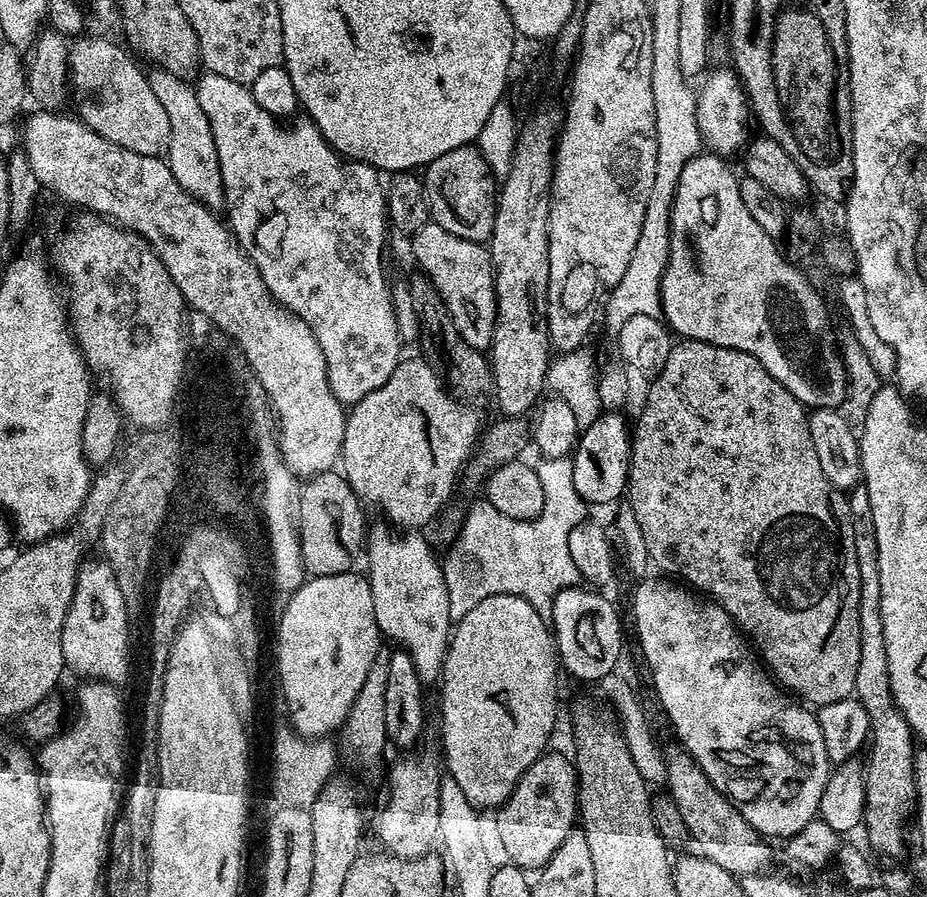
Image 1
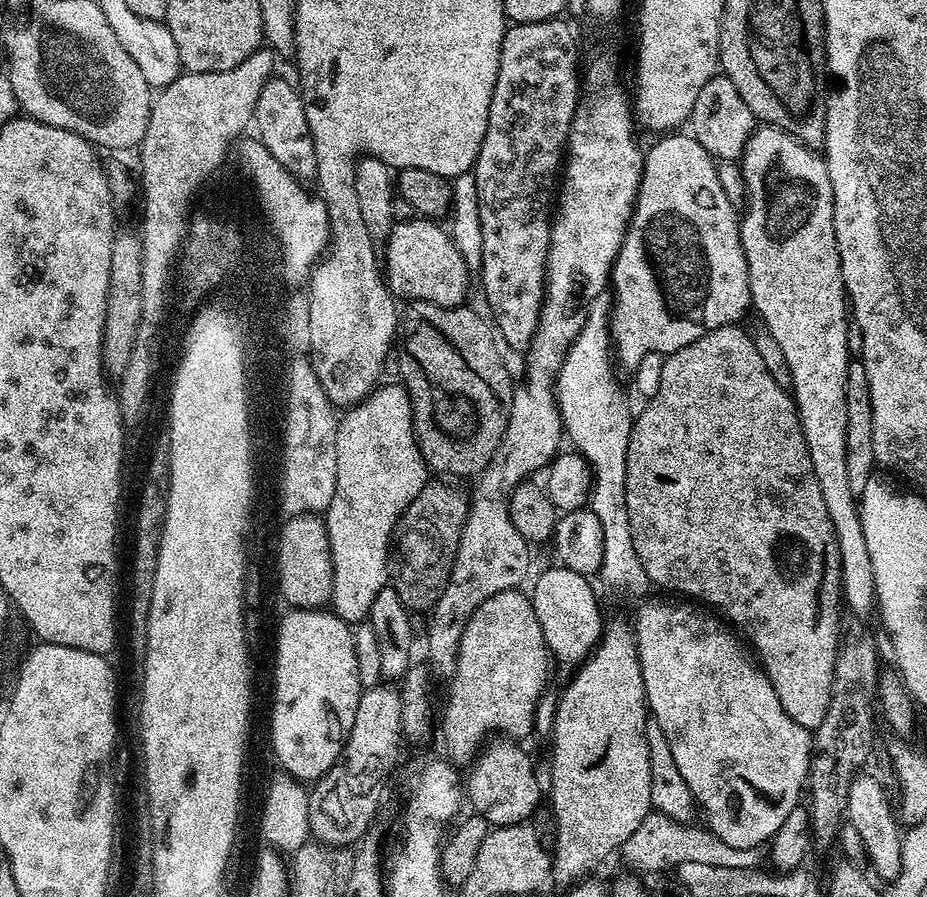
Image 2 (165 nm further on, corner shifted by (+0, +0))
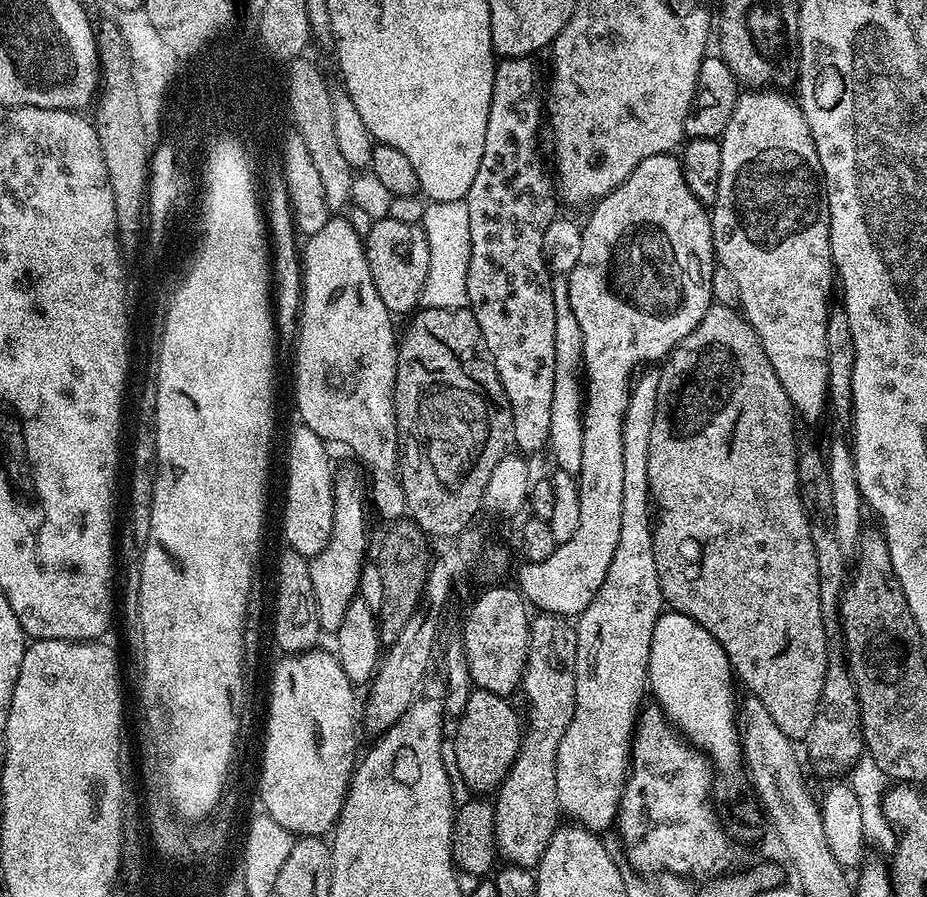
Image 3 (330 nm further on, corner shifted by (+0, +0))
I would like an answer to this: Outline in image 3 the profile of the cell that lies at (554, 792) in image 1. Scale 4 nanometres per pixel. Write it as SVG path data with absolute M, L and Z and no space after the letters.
M473 689L466 706L457 717L458 724L454 734L454 762L465 784L476 794L491 793L499 789L512 768L520 748L522 722L505 697L492 691Z

